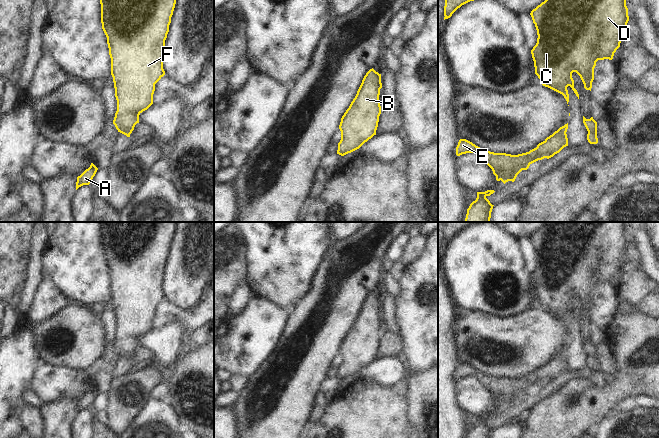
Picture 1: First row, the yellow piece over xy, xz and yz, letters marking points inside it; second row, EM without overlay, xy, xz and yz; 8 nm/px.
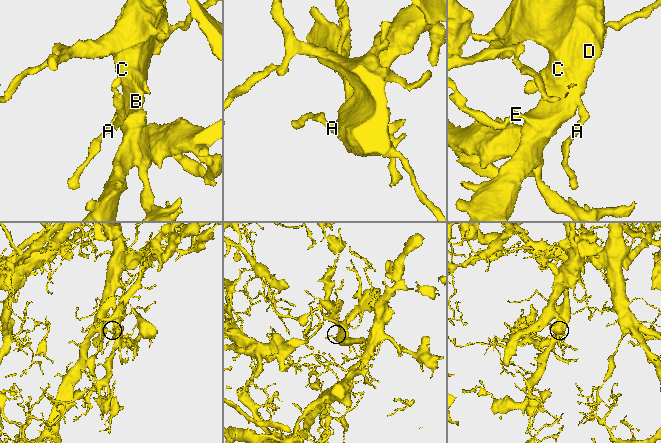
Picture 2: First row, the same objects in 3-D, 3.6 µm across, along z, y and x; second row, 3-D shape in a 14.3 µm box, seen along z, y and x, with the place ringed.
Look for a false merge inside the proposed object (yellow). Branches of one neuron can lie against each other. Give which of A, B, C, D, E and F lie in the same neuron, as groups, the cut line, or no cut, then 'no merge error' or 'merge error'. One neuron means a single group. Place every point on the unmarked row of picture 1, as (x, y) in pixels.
A B C D E F | no cut | no merge error

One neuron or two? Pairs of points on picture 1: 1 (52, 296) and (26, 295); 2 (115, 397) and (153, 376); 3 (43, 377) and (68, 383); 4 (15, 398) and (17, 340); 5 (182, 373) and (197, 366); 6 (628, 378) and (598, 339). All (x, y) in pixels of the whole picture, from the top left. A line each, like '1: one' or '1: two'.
1: two
2: one
3: one
4: one
5: one
6: two

